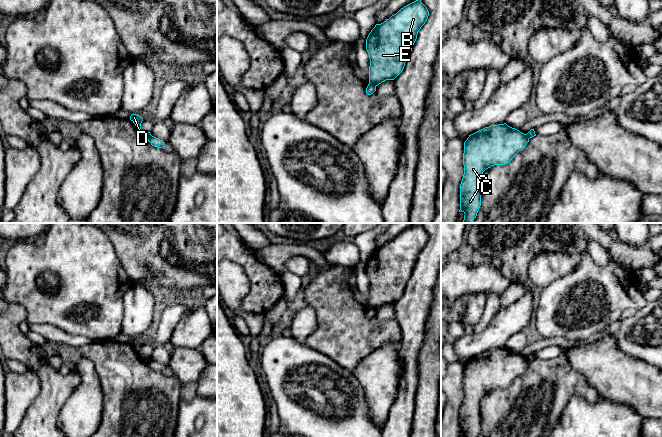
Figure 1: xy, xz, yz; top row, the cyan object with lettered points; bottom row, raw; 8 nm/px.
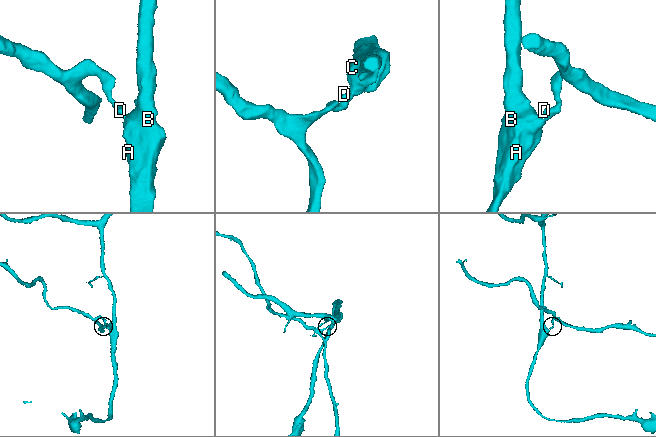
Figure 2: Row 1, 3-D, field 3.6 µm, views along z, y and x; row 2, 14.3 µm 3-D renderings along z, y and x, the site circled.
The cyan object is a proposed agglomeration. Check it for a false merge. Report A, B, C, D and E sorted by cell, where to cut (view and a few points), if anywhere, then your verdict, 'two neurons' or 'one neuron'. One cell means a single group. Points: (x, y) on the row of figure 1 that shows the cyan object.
A B C E / D | xz (369, 83), (375, 86) | two neurons

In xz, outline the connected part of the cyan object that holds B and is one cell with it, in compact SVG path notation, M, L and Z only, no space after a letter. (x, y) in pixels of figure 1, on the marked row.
M416 0L403 8L381 24L376 24L366 39L366 50L369 54L369 84L378 86L386 80L394 80L404 69L406 60L421 27L429 16L427 7Z

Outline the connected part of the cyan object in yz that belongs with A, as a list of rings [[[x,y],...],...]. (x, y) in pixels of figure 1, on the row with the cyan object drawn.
[[[506,123],[485,127],[471,135],[464,142],[464,174],[460,184],[460,210],[463,212],[463,223],[472,223],[481,206],[481,176],[494,165],[508,164],[514,156],[525,148],[529,138],[527,134],[508,126]]]

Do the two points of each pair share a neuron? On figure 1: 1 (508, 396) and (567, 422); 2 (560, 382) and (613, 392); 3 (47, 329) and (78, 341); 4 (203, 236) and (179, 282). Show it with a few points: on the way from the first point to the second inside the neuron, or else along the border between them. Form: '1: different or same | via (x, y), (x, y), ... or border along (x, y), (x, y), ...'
1: different | border along (570, 397), (554, 426)
2: different | border along (579, 372), (600, 396)
3: same | via (55, 335), (70, 340)
4: different | border along (197, 233), (198, 240), (206, 248)

